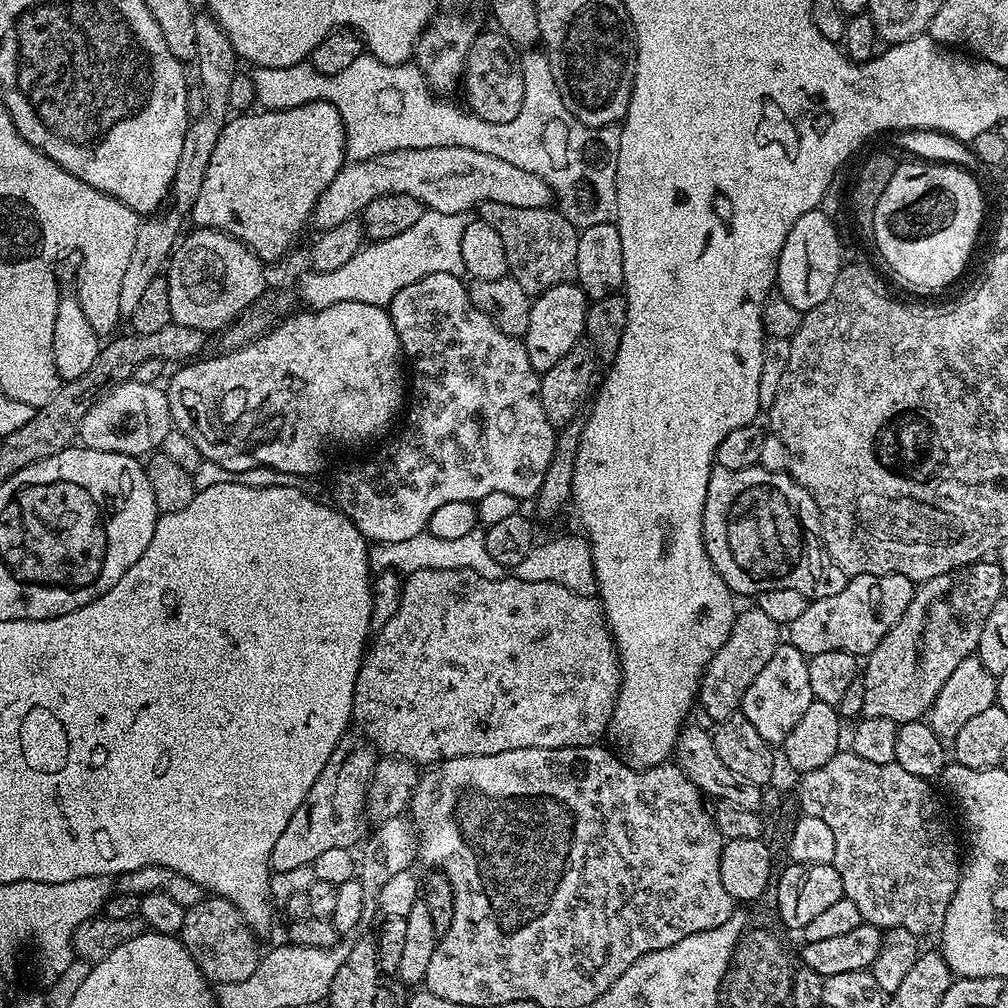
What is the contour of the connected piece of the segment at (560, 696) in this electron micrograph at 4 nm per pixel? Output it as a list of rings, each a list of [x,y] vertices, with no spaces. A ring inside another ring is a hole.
[[[412,570],[402,584],[398,610],[394,610],[394,618],[386,622],[371,637],[367,645],[364,660],[358,670],[358,678],[354,682],[354,702],[352,703],[352,724],[357,728],[359,735],[363,736],[377,753],[385,756],[401,756],[411,760],[417,766],[432,766],[437,762],[452,760],[456,756],[489,756],[490,754],[502,754],[506,750],[522,750],[523,748],[590,748],[599,745],[605,739],[608,723],[614,714],[614,706],[620,689],[620,658],[616,645],[612,642],[612,632],[608,629],[608,623],[604,620],[604,609],[601,608],[599,599],[582,594],[574,594],[574,590],[566,590],[566,586],[558,586],[554,582],[534,582],[533,580],[517,580],[515,578],[493,578],[483,576],[474,570]],[[476,684],[488,684],[488,708],[476,708]]]

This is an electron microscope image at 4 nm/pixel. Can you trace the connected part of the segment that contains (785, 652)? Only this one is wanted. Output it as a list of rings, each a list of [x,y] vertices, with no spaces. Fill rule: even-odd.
[[[782,642],[778,650],[774,650],[770,662],[766,662],[766,667],[758,673],[758,678],[750,682],[744,695],[742,711],[766,743],[780,746],[812,702],[808,657],[802,655],[794,645]]]

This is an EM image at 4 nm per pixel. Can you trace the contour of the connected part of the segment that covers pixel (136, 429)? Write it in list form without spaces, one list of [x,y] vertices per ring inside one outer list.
[[[124,380],[113,384],[86,410],[86,418],[82,418],[78,440],[81,445],[90,450],[106,450],[114,454],[126,454],[137,458],[145,457],[161,447],[166,434],[173,429],[167,391],[157,383],[142,383],[137,380]]]

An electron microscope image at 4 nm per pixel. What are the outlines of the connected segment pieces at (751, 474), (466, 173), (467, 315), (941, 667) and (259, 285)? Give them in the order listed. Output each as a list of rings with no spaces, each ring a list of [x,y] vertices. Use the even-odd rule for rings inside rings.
[[[761,466],[737,472],[713,467],[711,471],[708,485],[704,488],[702,505],[704,549],[733,594],[755,598],[770,590],[798,590],[798,594],[813,601],[838,594],[838,590],[848,584],[850,577],[838,570],[824,549],[820,511],[814,498],[787,471],[771,472]]]
[[[434,146],[430,150],[394,150],[369,160],[353,160],[345,163],[340,173],[322,190],[316,203],[314,224],[323,230],[330,226],[338,226],[338,222],[359,217],[374,198],[386,194],[410,194],[410,198],[418,198],[425,209],[442,214],[465,214],[479,209],[482,202],[502,202],[506,206],[519,208],[547,208],[554,197],[550,186],[542,182],[536,174],[530,174],[510,162],[502,162],[502,158],[493,158],[491,154],[481,154],[478,150],[466,150],[466,146]]]
[[[430,274],[410,286],[406,290],[398,290],[388,305],[388,316],[394,322],[394,330],[400,339],[400,351],[406,357],[410,365],[410,396],[416,401],[407,409],[408,425],[381,450],[377,456],[369,458],[365,464],[352,464],[344,468],[336,476],[332,484],[332,496],[335,507],[348,516],[358,526],[364,539],[369,542],[377,540],[380,544],[404,544],[415,541],[416,536],[427,529],[430,514],[438,510],[438,506],[446,506],[446,502],[458,502],[459,500],[478,501],[486,494],[494,494],[499,490],[501,494],[510,494],[516,501],[531,501],[542,486],[542,478],[546,478],[546,470],[552,461],[554,446],[556,445],[557,429],[546,418],[546,410],[542,410],[540,401],[541,373],[535,372],[530,366],[530,358],[526,355],[526,346],[523,339],[502,334],[482,310],[478,310],[470,302],[465,281],[459,276],[450,274]]]
[[[985,558],[923,581],[915,589],[906,614],[863,661],[863,715],[890,718],[898,726],[921,719],[931,709],[938,690],[942,690],[946,678],[950,678],[958,662],[977,651],[983,623],[994,604],[1006,592],[1004,580],[1006,573],[999,563]],[[932,604],[940,604],[940,609],[936,612],[936,621],[928,624]],[[916,643],[924,644],[921,660]]]
[[[198,227],[191,231],[177,243],[166,265],[172,322],[205,334],[219,333],[265,295],[264,287],[268,284],[268,276],[264,273],[266,264],[241,240],[227,236],[225,232]]]

